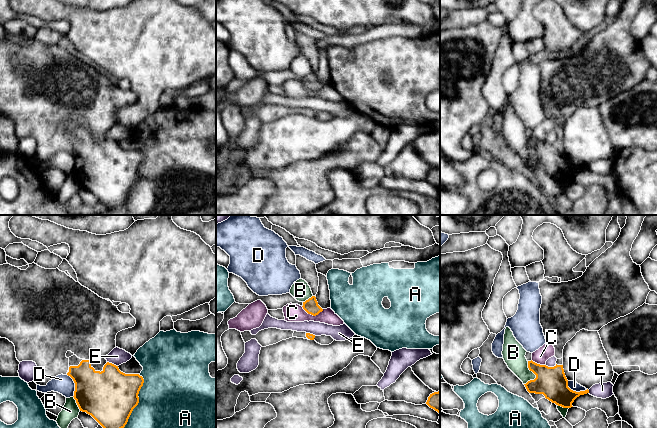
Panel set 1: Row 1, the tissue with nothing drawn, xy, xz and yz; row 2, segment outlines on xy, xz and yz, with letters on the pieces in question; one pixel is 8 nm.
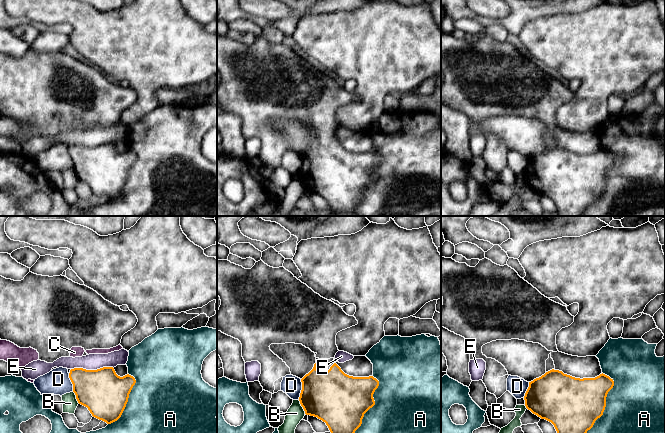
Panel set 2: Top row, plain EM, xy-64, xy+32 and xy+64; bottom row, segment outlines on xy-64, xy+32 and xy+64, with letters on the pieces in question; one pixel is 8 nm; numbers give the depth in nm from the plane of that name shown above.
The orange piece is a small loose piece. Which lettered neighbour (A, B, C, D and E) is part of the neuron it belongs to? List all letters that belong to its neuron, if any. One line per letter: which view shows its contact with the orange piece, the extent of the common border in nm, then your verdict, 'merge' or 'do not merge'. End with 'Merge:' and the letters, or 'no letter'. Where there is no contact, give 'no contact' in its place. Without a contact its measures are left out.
A: xy | 460 nm | do not merge
B: yz | 190 nm | do not merge
C: xz | 190 nm | do not merge
D: yz | 180 nm | do not merge
E: yz | 100 nm | do not merge
Merge: no letter

